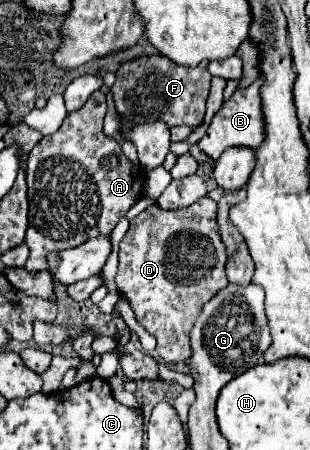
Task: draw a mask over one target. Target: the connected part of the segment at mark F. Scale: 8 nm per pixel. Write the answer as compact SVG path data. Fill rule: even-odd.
M144 55L134 61L124 63L116 71L116 83L112 85L116 111L128 121L154 121L162 119L170 127L188 125L198 127L204 119L206 97L210 89L208 63L202 61L196 67L184 67L174 61L168 61L164 55Z

